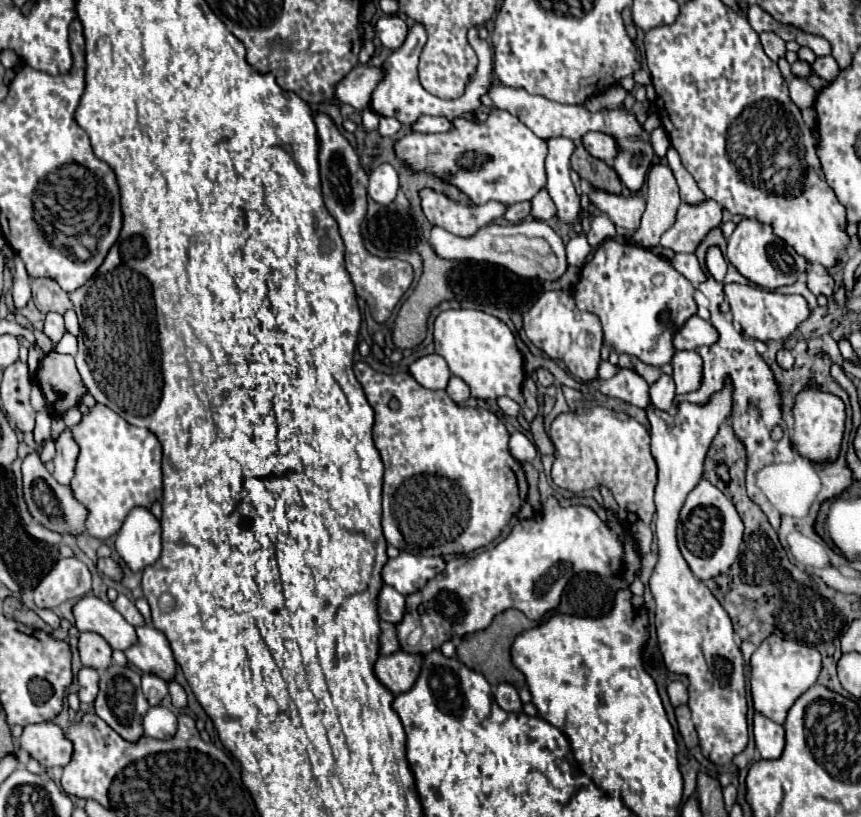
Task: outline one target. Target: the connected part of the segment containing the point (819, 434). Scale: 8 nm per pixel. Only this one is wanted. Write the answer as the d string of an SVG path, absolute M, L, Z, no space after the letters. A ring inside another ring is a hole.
M806 389L798 395L794 405L794 427L792 427L792 447L806 459L830 461L838 457L842 431L844 431L844 403L838 397L820 393L818 389Z

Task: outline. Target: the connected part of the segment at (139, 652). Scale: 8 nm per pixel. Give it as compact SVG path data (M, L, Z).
M148 625L136 627L136 635L138 635L138 641L124 651L124 655L128 657L128 663L132 663L144 673L154 673L164 681L174 679L176 661L172 657L166 637L158 629Z

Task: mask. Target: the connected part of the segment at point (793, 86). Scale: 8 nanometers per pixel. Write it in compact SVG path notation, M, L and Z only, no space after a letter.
M792 77L790 83L788 83L788 87L790 87L790 97L792 97L792 101L794 101L800 109L814 105L814 101L816 101L816 97L818 97L818 91L816 91L810 83L806 83L804 79Z

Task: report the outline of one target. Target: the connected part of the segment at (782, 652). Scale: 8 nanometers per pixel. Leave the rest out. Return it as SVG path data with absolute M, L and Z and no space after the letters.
M768 637L750 659L752 677L750 677L750 693L754 701L754 709L766 715L776 723L784 723L788 709L792 703L816 683L820 673L820 653L806 645L798 645L794 641L784 641L780 637Z

